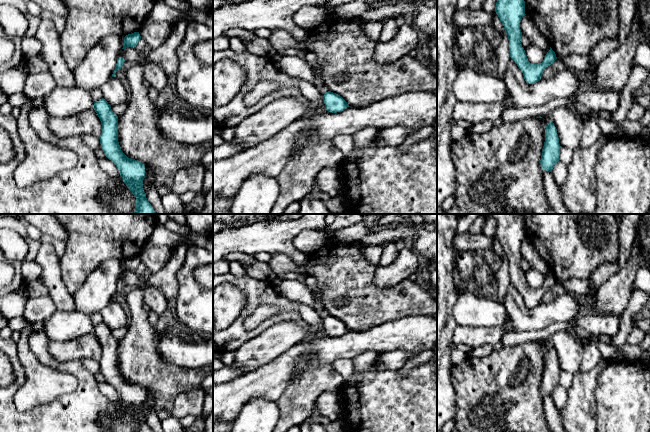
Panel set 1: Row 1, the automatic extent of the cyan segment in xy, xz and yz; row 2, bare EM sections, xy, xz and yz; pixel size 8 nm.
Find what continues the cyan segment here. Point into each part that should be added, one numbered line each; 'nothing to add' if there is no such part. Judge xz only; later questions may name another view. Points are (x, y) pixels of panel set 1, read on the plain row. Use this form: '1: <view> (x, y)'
nothing to add

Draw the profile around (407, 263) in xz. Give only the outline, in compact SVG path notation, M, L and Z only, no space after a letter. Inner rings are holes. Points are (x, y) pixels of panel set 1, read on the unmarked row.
M411 245L402 249L397 259L389 265L377 266L373 278L376 286L381 288L394 287L408 280L411 274L419 272L419 256L413 251Z

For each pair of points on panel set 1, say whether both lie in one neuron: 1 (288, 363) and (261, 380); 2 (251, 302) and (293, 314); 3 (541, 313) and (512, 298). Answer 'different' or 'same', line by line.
1: same
2: same
3: same

